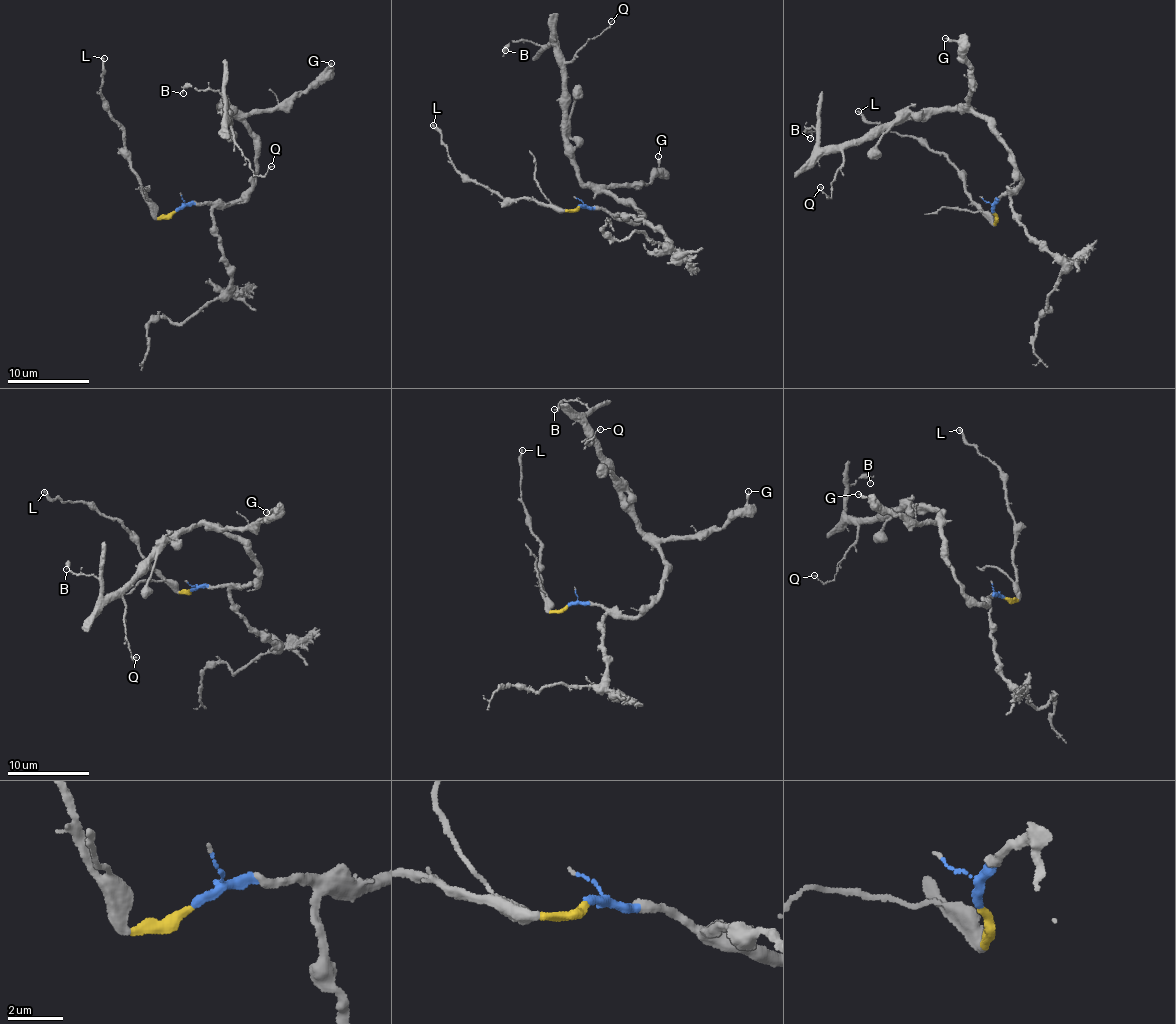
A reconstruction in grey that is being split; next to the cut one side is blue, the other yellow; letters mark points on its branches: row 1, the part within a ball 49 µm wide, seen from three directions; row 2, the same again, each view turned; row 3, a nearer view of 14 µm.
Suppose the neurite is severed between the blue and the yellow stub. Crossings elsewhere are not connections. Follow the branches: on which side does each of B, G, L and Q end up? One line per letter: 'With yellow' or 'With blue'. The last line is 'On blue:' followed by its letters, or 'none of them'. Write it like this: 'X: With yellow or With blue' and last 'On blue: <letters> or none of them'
B: With blue
G: With blue
L: With yellow
Q: With blue
On blue: B, G, Q

